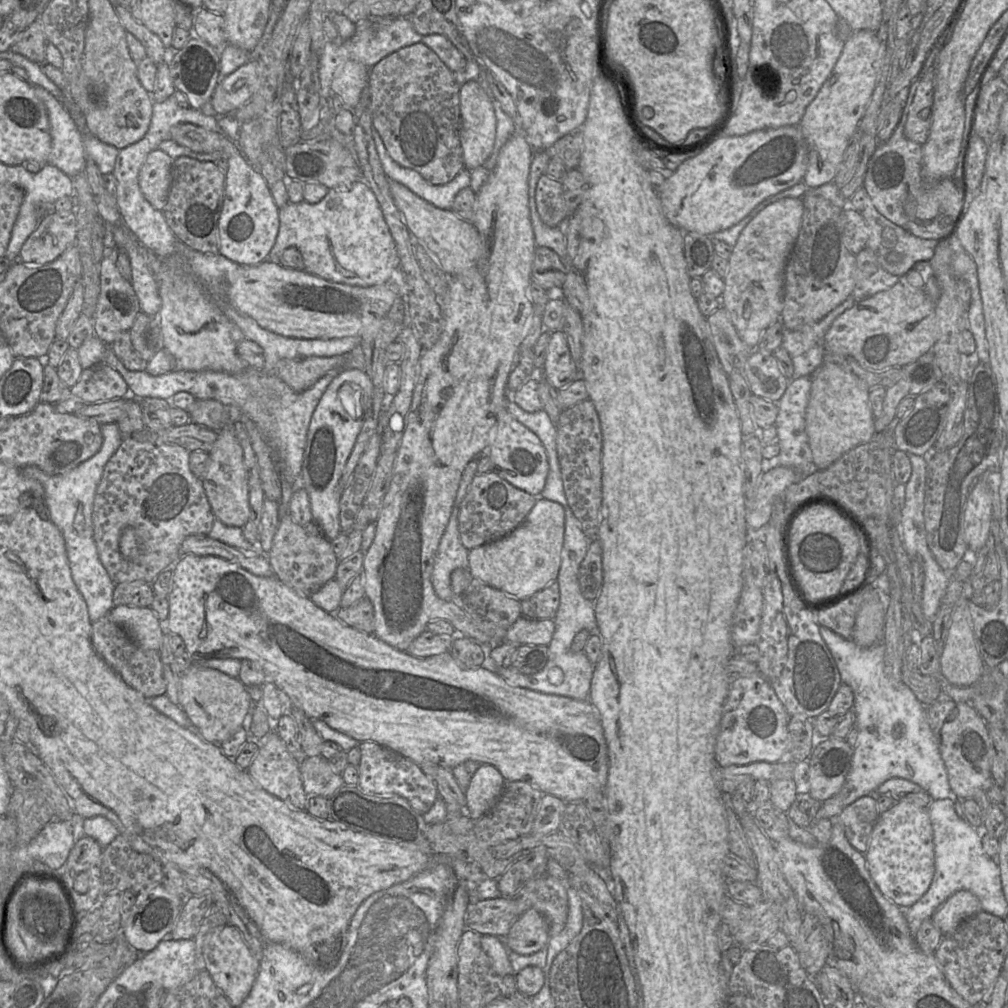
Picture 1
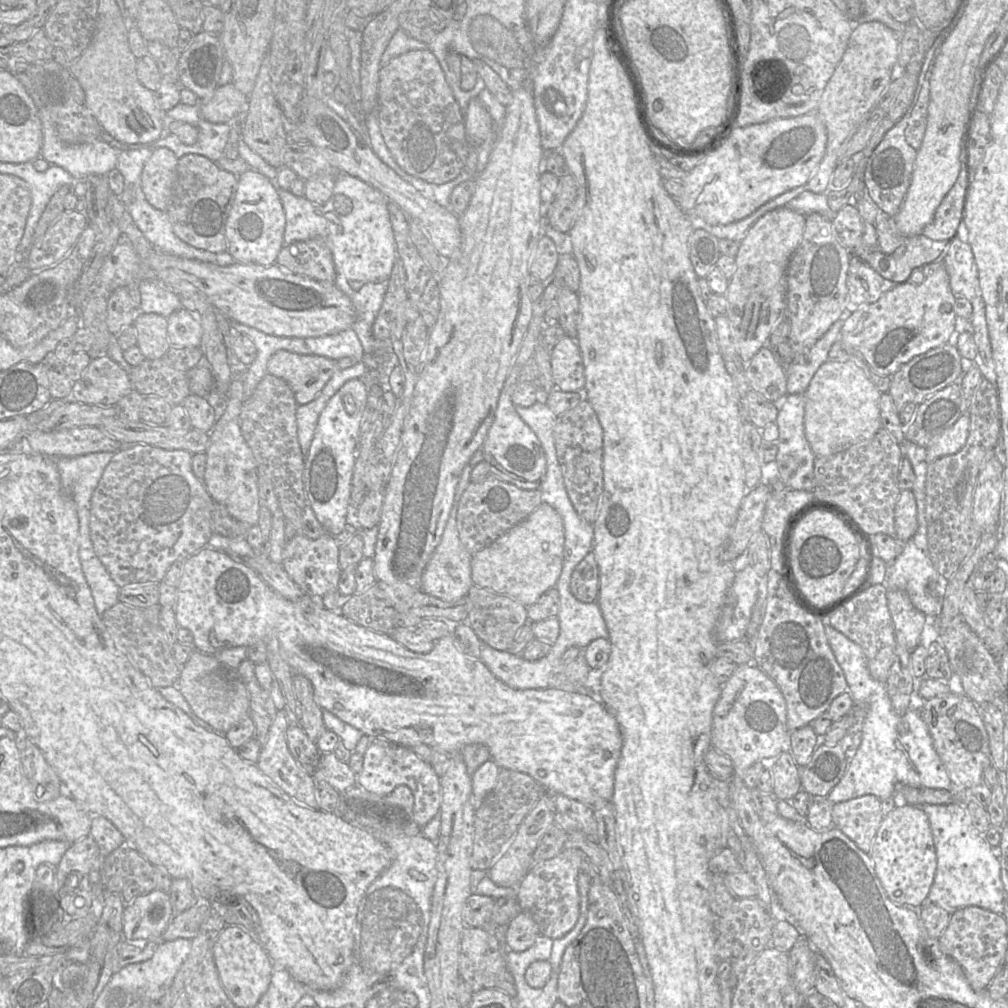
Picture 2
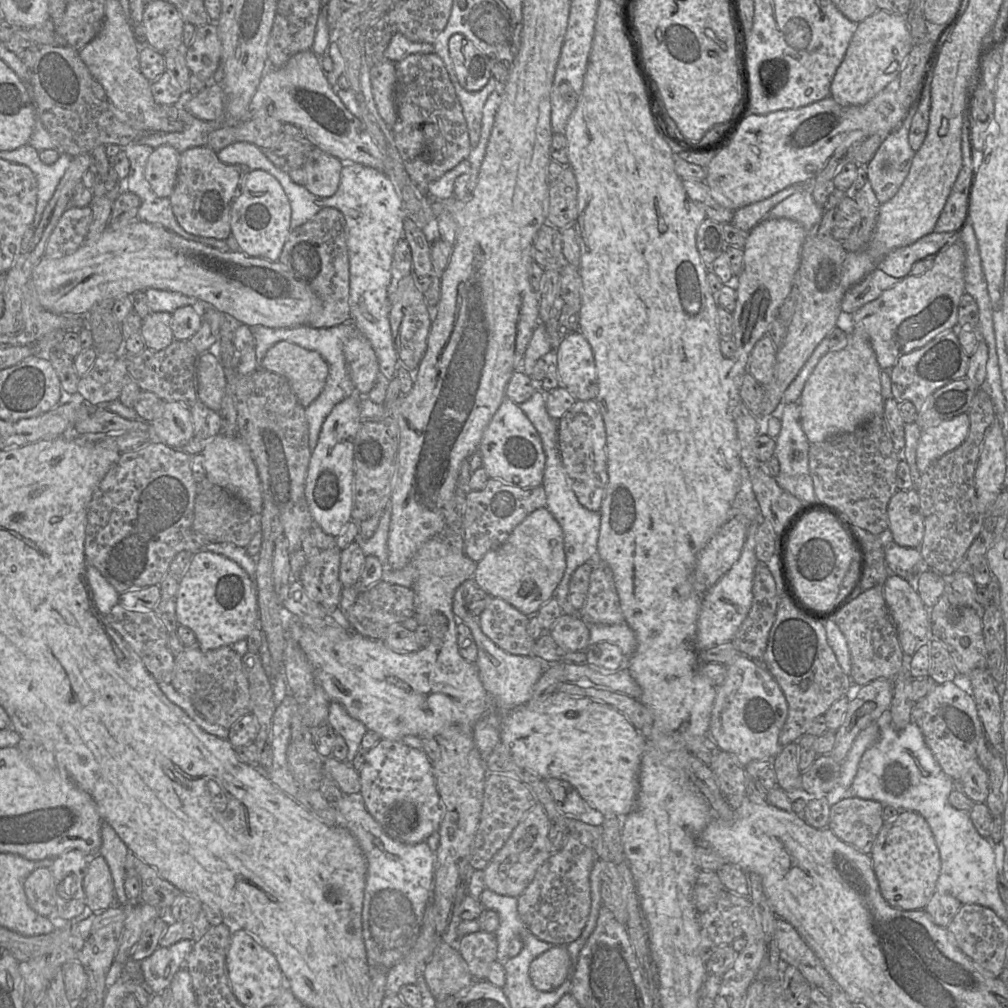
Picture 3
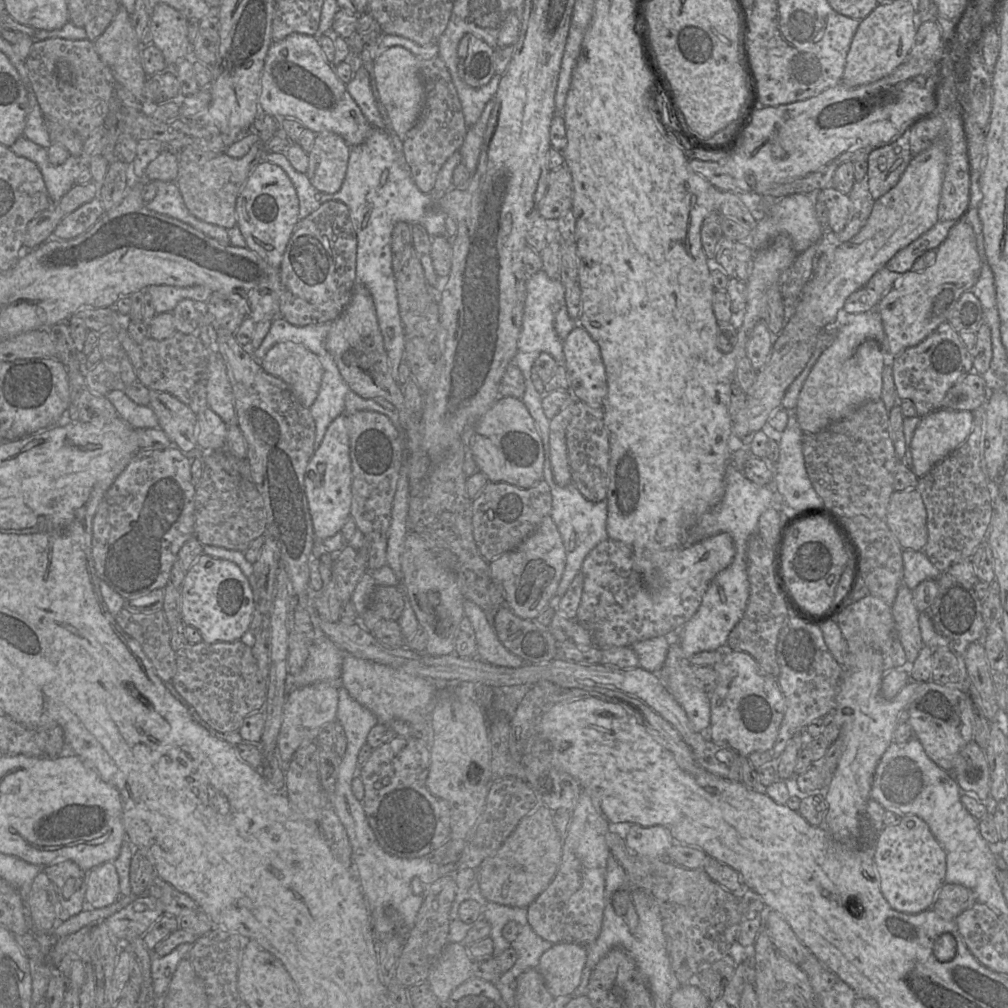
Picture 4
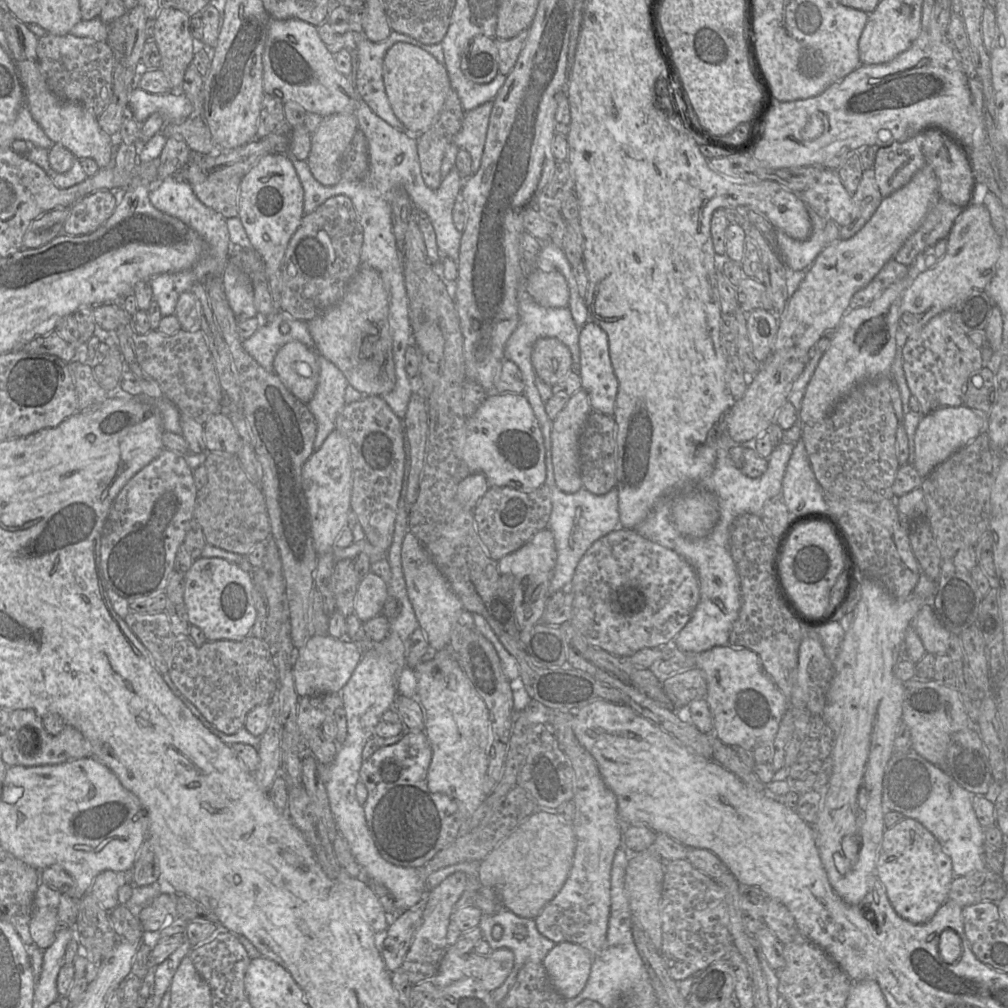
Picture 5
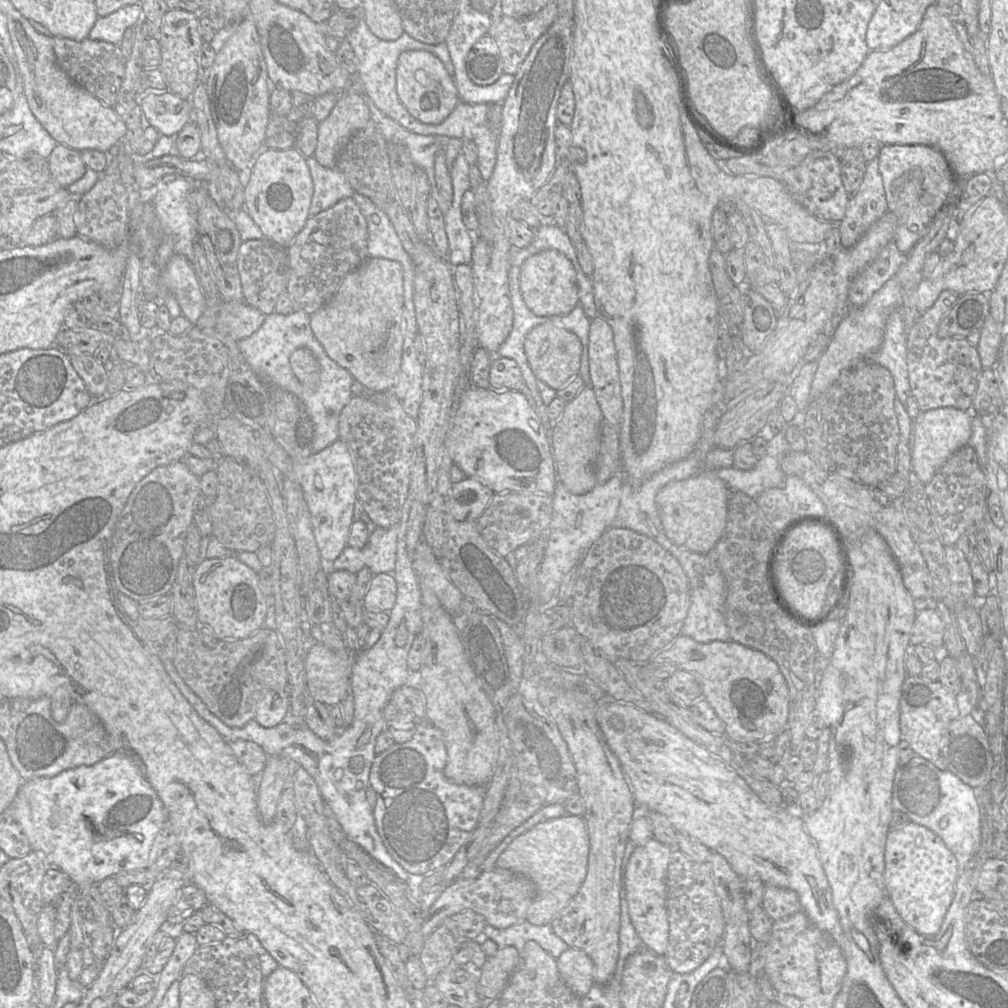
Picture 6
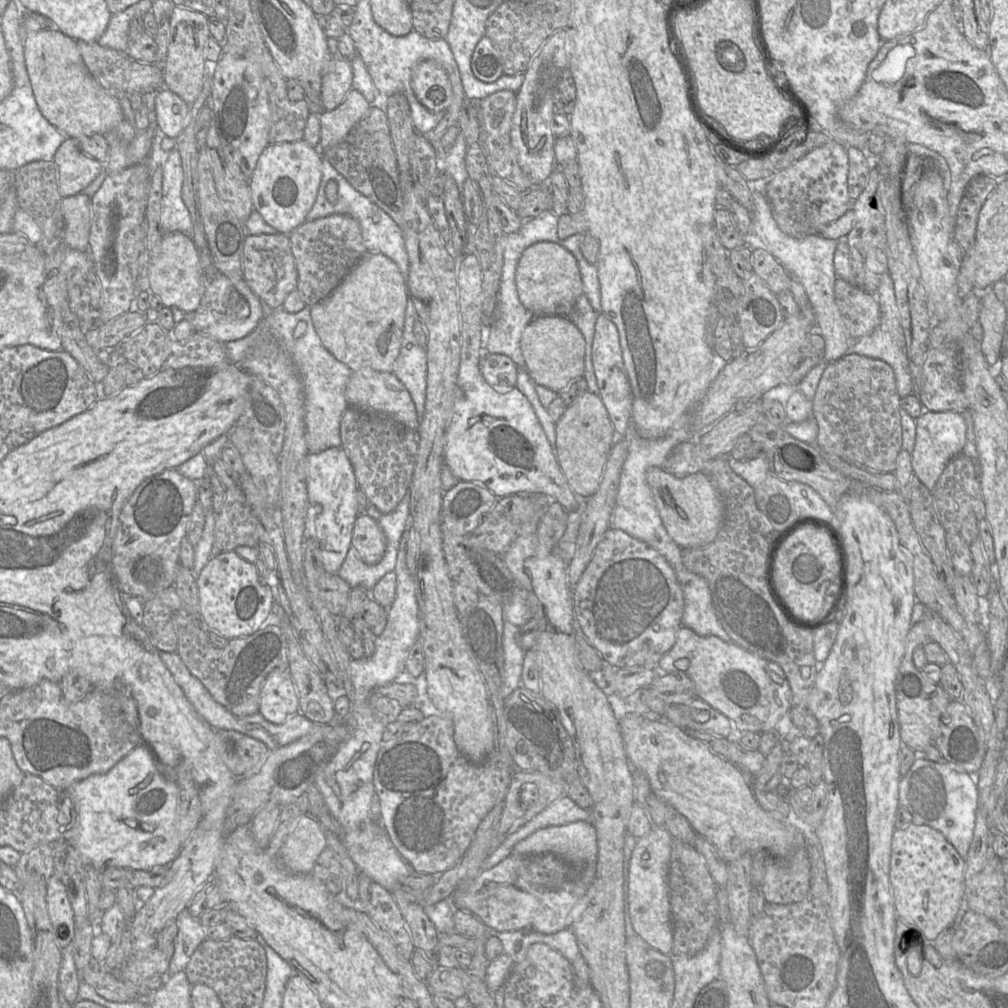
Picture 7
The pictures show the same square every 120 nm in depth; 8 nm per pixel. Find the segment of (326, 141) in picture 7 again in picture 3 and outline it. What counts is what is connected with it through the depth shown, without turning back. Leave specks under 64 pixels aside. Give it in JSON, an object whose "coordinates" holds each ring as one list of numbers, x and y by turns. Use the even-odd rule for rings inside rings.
{"coordinates":[[314,147,303,165,305,187,312,194,328,198,338,190,344,163,337,157]]}

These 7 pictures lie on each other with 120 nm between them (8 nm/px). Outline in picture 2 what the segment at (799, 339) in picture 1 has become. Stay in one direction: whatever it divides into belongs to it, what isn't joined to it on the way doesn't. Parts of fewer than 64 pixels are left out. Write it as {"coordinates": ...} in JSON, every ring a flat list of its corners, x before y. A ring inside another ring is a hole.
{"coordinates":[[845,309,840,318,814,344,809,352,796,354,786,370,787,394,805,394,817,369,829,358,833,343,840,338,844,321,852,312]]}

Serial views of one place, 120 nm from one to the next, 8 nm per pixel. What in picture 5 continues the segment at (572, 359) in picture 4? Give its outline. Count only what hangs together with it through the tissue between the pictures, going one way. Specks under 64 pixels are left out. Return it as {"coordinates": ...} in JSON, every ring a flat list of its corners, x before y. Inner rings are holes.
{"coordinates":[[586,322,580,328,579,349,579,375,581,379,581,387,587,392,592,409,600,413,613,416,618,390,618,381,610,360,608,337,606,332,595,322]]}

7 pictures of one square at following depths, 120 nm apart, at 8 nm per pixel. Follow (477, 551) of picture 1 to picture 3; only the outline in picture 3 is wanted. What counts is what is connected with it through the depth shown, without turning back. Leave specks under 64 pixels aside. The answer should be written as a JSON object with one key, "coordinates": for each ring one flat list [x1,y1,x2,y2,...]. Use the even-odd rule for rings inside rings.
{"coordinates":[[542,507,531,512,499,546,487,552,477,562,473,579,477,582,479,588,491,597,501,598,523,614,534,616,543,604,554,597,554,591,563,577,565,567,562,528,548,508]]}

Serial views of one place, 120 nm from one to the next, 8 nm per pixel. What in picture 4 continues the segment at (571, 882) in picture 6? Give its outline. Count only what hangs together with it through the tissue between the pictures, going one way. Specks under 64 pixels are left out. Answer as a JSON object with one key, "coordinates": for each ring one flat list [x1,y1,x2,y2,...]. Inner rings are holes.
{"coordinates":[[543,804,524,817,502,846,485,859,477,871,481,894,488,902,510,907,527,908,551,883,562,858,563,839,559,836,554,823,553,812]]}

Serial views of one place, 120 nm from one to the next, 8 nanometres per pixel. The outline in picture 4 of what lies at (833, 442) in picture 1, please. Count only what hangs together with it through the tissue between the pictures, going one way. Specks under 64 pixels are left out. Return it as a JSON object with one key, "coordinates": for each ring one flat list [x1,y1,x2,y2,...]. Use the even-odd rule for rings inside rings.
{"coordinates":[[877,309,850,314,834,343,824,350,799,394,795,409,803,433,819,433,868,401,881,399,884,366,892,364,881,316]]}

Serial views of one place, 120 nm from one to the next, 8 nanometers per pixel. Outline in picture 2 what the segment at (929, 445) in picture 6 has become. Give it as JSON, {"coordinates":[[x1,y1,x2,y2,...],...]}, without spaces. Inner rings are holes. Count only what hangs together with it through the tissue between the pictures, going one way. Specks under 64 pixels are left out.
{"coordinates":[[964,413,949,428,947,428,929,447,927,447,925,461,927,464,934,460,957,453,966,443,969,433,970,418]]}

